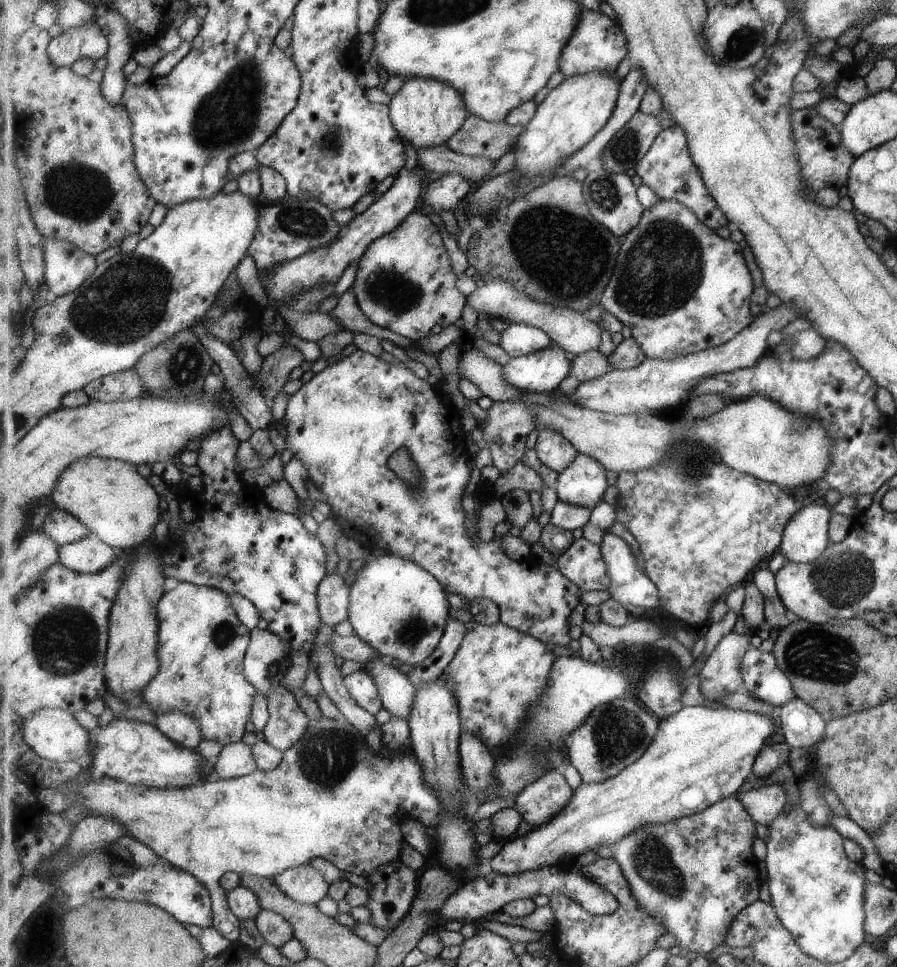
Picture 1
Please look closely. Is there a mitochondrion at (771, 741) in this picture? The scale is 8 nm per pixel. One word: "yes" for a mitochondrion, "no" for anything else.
no

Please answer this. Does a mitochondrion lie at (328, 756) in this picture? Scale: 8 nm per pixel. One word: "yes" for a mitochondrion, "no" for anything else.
yes

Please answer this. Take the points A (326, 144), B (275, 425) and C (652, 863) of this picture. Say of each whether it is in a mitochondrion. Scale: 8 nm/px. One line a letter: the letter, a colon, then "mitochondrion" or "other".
A: mitochondrion
B: other
C: mitochondrion

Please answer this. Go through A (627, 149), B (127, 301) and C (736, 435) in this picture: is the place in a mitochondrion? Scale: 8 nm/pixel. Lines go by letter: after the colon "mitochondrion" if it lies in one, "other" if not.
A: mitochondrion
B: mitochondrion
C: other

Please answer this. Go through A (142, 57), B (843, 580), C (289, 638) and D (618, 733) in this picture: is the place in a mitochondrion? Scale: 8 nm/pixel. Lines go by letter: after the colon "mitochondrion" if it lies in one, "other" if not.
A: other
B: mitochondrion
C: other
D: mitochondrion

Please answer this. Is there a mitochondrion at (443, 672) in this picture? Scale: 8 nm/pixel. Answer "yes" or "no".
no

